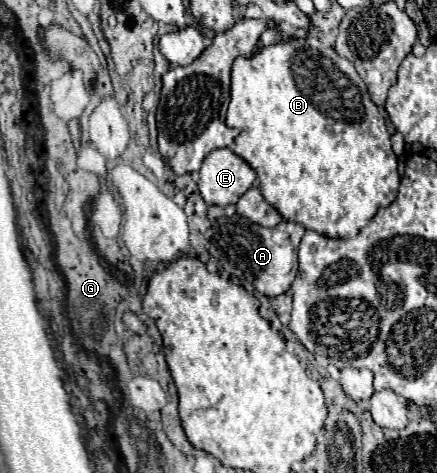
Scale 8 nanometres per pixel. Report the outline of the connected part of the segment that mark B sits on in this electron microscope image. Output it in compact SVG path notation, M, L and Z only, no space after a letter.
M292 39L258 49L250 59L238 57L232 67L232 93L226 117L228 127L240 129L234 153L242 157L258 175L264 199L284 221L300 223L324 237L354 237L380 207L398 197L398 161L390 145L386 119L368 97L364 79L348 59L336 55L320 39Z

